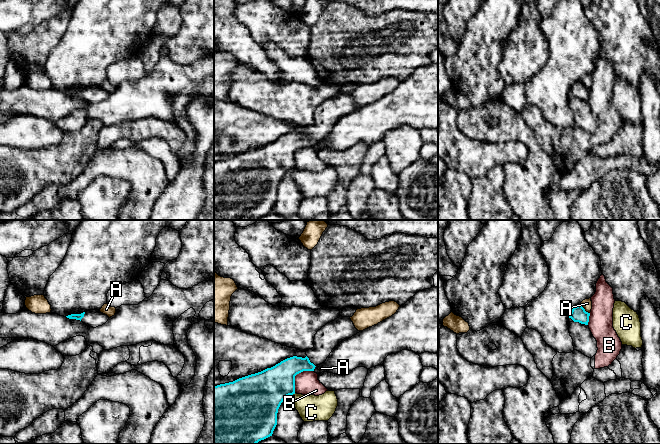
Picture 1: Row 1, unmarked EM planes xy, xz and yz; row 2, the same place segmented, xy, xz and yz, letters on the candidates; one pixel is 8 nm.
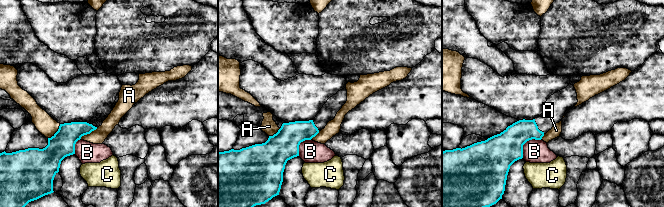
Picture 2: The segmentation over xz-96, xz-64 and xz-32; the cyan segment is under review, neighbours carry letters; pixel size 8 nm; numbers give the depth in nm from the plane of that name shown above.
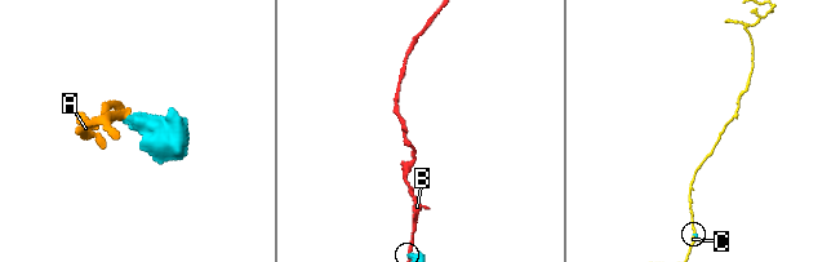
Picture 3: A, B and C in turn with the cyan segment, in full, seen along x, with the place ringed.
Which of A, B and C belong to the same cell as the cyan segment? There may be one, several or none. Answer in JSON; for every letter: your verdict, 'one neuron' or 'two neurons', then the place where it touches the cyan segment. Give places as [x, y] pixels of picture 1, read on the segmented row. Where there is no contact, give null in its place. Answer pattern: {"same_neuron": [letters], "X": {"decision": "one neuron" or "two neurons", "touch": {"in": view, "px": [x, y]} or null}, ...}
{"same_neuron": [], "A": {"decision": "two neurons", "touch": {"in": "yz", "px": [584, 309]}}, "B": {"decision": "two neurons", "touch": {"in": "xz", "px": [296, 374]}}, "C": {"decision": "two neurons", "touch": {"in": "xz", "px": [293, 393]}}}

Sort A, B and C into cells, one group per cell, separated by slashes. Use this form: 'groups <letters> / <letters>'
groups A / B / C

